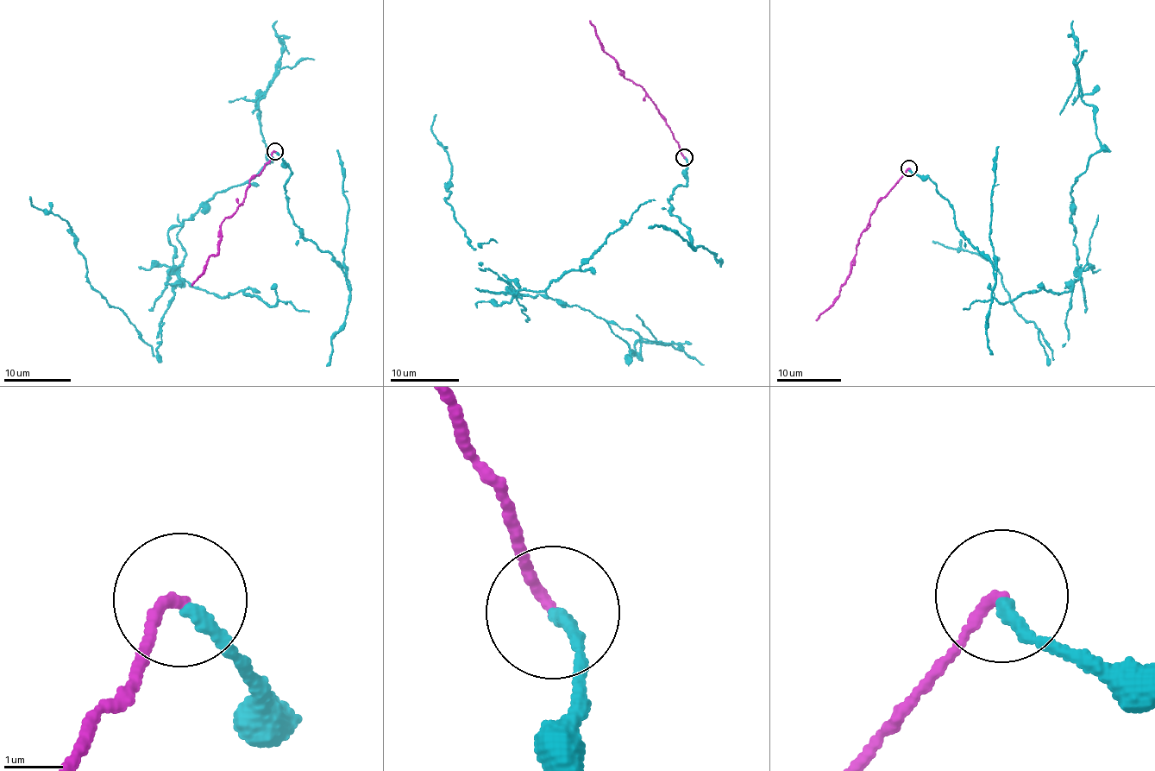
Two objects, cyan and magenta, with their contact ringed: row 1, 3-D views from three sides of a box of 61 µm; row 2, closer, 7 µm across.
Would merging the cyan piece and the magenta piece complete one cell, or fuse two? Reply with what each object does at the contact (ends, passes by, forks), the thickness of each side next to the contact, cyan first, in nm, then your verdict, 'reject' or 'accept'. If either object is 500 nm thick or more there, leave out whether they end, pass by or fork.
cyan ends; magenta ends; calibres 220 and 180 nm; reject

